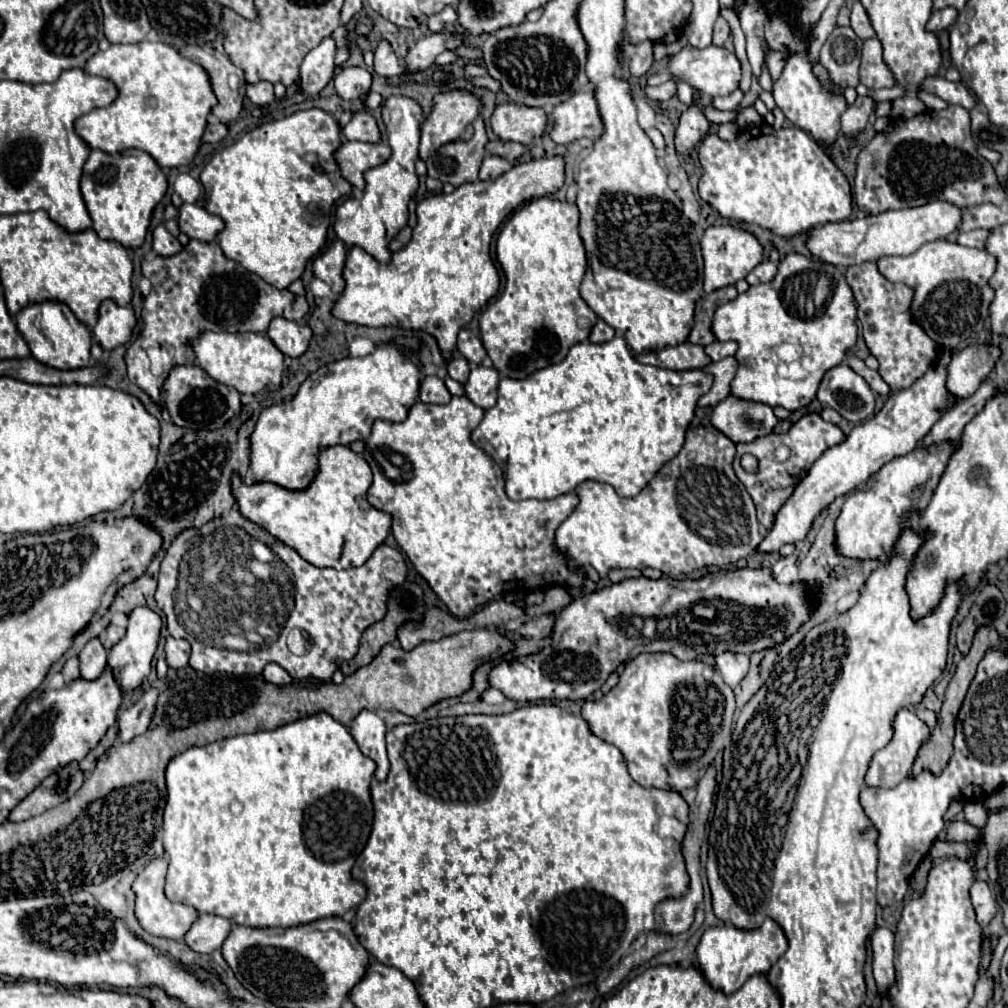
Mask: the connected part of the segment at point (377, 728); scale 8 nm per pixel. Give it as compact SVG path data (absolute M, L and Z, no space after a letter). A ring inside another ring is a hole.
M363 709L351 721L349 733L357 741L361 753L367 755L367 757L371 757L377 763L377 769L375 769L373 777L377 781L385 781L387 773L389 773L389 759L387 759L387 751L385 751L385 733L387 733L387 727L385 727L383 719L377 713Z

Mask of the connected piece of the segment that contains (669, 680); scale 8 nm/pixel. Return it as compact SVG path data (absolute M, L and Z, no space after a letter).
M641 653L625 665L615 689L601 701L585 701L581 715L599 739L623 753L627 771L639 785L681 793L697 785L701 769L713 763L715 753L723 749L723 739L731 733L733 711L733 689L723 683L711 665L703 661L679 661L671 653Z

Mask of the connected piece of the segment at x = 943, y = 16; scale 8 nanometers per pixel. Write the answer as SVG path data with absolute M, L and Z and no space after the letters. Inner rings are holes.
M945 7L945 9L939 9L939 11L933 11L931 13L931 19L927 21L925 29L931 31L931 33L939 33L943 29L949 29L957 19L957 9L955 7Z

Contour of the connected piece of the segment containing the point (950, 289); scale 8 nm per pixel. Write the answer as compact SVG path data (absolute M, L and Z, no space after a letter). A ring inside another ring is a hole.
M939 239L921 245L913 255L907 257L881 257L877 269L889 281L901 281L913 289L909 311L913 321L945 349L953 349L959 343L969 341L983 329L993 301L993 289L987 285L993 275L997 261L983 249L971 249L957 245L955 241Z

